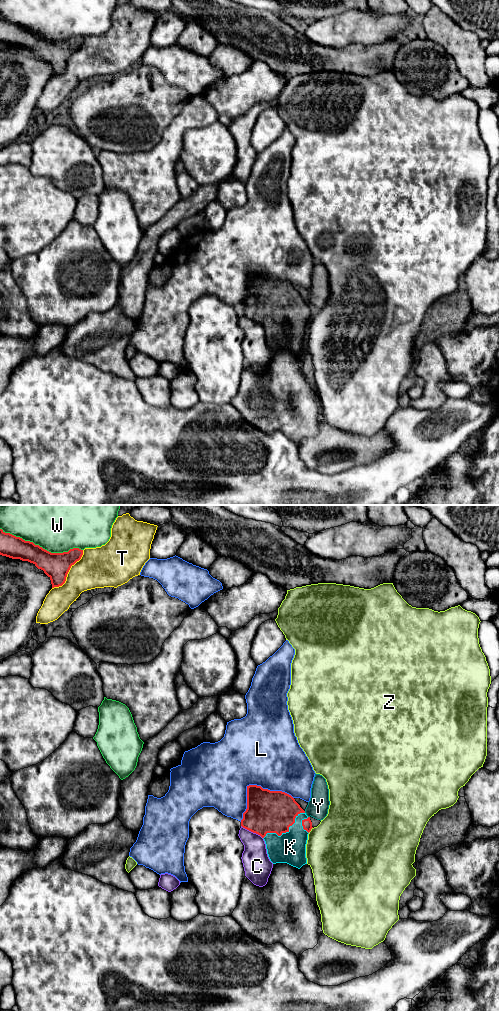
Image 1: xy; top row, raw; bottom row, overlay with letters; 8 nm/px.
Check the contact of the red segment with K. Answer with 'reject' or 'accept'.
accept

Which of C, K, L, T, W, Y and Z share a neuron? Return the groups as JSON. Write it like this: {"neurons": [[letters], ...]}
{"neurons": [["C"], ["K"], ["L"], ["T", "Y"], ["W"], ["Z"]]}

